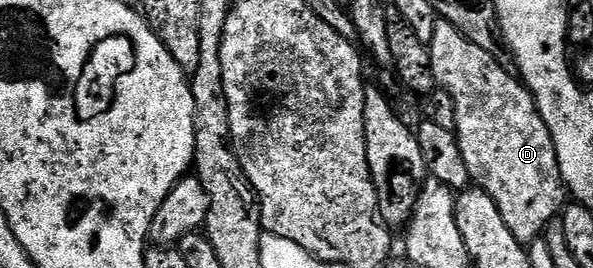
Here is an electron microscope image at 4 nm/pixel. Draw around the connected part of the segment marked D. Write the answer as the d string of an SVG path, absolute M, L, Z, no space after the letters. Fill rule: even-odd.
M439 21L429 49L431 70L436 83L451 94L456 104L459 147L465 156L465 164L469 164L472 179L495 201L501 218L519 242L534 244L540 241L549 223L560 217L568 201L569 191L566 182L563 181L553 136L539 114L534 96L514 73L511 75L507 71L508 67L504 63L489 56L485 48L477 48L477 44L470 42L453 24Z

